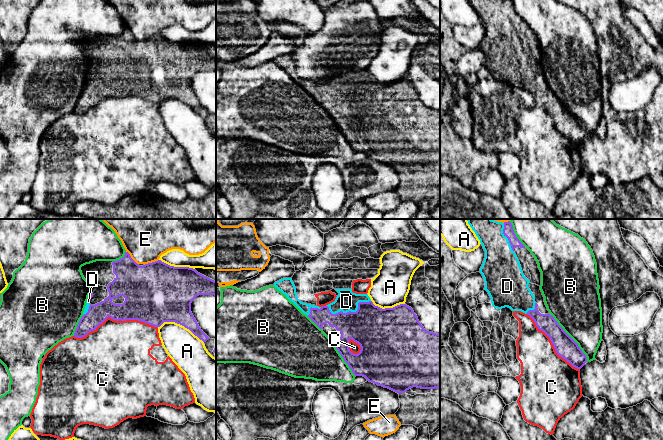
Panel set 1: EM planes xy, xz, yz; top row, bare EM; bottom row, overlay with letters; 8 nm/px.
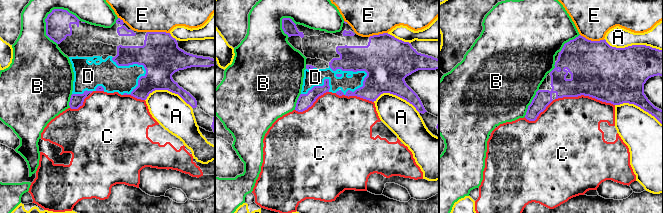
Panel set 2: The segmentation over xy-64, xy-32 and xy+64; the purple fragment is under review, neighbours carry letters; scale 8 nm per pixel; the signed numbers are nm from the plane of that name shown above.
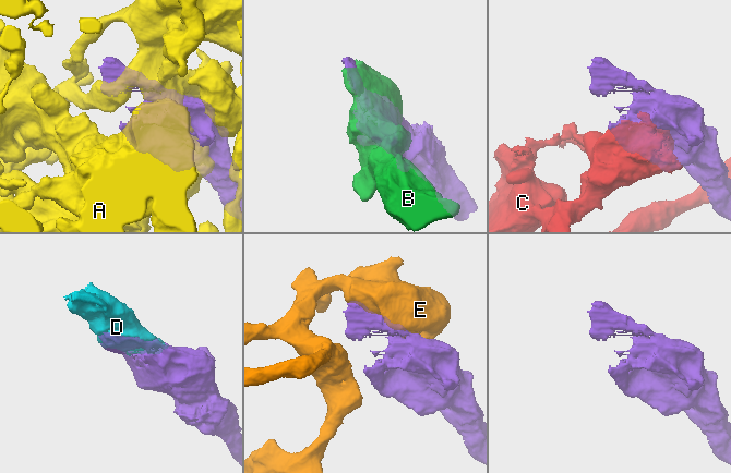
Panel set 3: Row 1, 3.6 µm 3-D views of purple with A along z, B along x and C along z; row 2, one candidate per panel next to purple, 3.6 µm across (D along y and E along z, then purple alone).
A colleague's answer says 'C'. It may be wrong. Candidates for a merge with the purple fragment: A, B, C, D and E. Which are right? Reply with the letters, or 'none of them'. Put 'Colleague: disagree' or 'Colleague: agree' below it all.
D
Colleague: disagree

